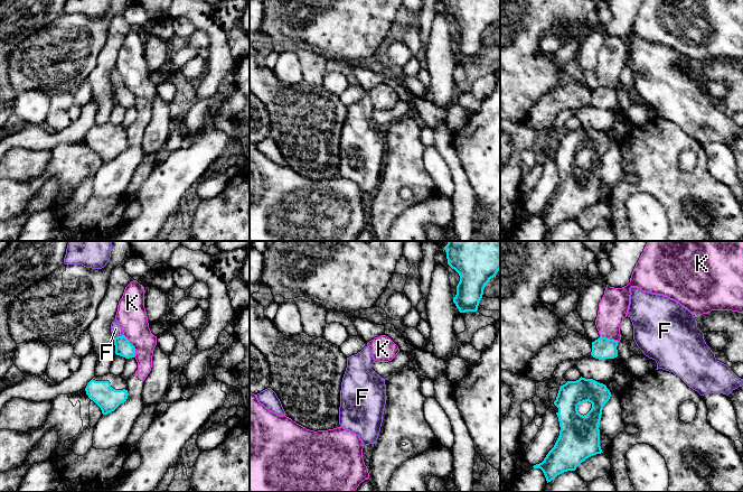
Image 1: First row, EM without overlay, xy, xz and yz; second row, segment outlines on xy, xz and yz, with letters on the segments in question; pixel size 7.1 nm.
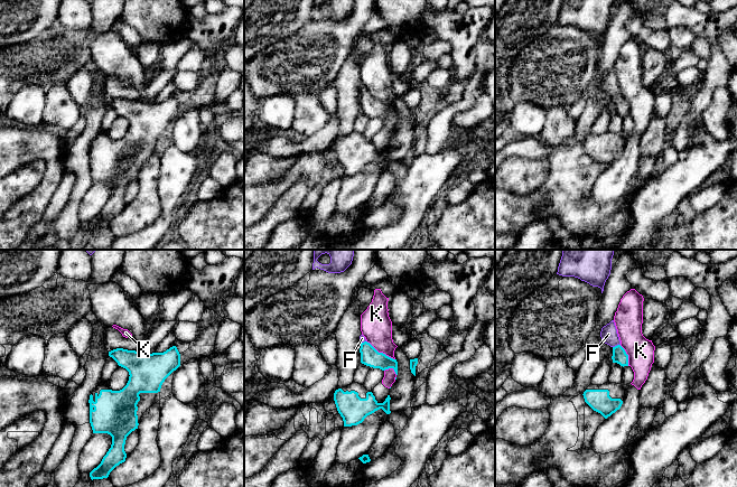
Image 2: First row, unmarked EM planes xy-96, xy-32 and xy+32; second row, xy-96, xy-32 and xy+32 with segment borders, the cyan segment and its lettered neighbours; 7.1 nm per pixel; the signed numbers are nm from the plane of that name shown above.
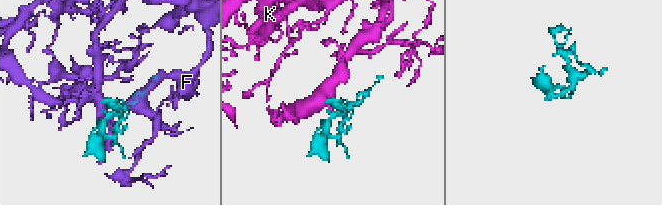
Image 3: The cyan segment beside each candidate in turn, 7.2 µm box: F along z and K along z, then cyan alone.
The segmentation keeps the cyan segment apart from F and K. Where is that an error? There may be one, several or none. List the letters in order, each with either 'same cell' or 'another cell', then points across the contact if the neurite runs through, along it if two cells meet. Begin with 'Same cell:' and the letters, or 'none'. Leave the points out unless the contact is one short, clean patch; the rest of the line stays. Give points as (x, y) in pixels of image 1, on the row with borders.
Same cell: F
F: same cell; runs through xy (123, 347), (118, 336), (115, 328)
K: another cell; border along xy (123, 334), (133, 346), (134, 356)

